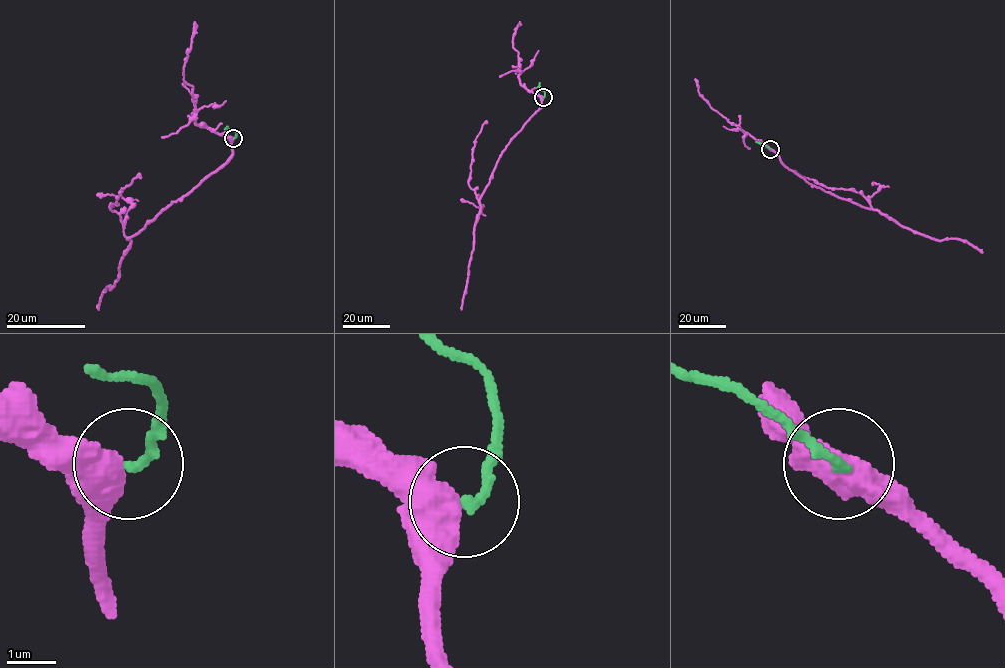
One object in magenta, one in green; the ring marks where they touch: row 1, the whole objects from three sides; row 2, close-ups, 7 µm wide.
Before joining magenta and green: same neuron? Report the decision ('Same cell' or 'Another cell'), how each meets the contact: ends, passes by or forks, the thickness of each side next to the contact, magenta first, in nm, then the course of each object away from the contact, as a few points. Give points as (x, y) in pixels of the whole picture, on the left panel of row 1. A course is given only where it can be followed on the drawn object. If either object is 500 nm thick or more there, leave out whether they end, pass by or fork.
Another cell. Thickness 500 nm (magenta) against 200 nm. Course of magenta: (233, 138), (231, 157), (128, 238), (130, 245), (119, 262), (119, 278), (102, 293), (98, 308). Course of green: (234, 138), (236, 132), (228, 126)

